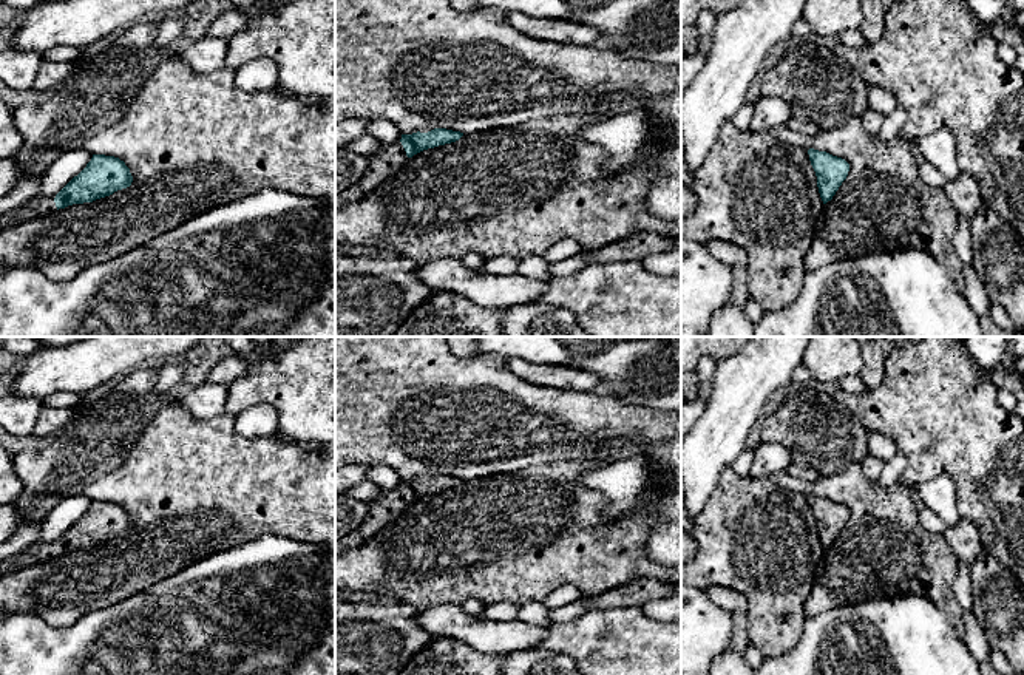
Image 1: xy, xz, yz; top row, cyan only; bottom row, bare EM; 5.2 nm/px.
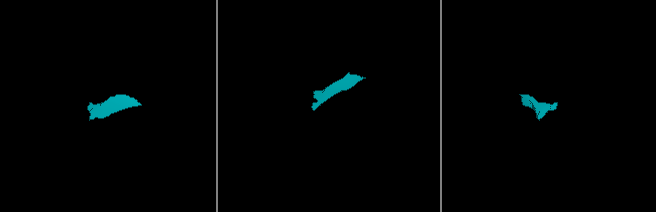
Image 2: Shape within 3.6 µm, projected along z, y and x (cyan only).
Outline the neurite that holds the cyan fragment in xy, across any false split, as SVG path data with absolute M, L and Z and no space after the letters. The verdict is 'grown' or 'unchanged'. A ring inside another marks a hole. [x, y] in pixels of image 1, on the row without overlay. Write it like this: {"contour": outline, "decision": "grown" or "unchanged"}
{"contour": "M93 500L86 513L74 522L56 542L32 544L9 564L0 562L0 576L56 558L73 550L93 548L130 533L133 522L124 507L114 502Z", "decision": "grown"}

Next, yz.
{"contour": "M809 494L808 500L817 522L820 544L826 550L846 525L849 510L842 504L814 494Z", "decision": "unchanged"}

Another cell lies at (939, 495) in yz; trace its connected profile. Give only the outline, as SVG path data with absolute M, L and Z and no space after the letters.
M942 474L928 482L917 483L914 491L919 505L933 510L947 525L956 525L962 521L958 510L958 491L951 477Z

